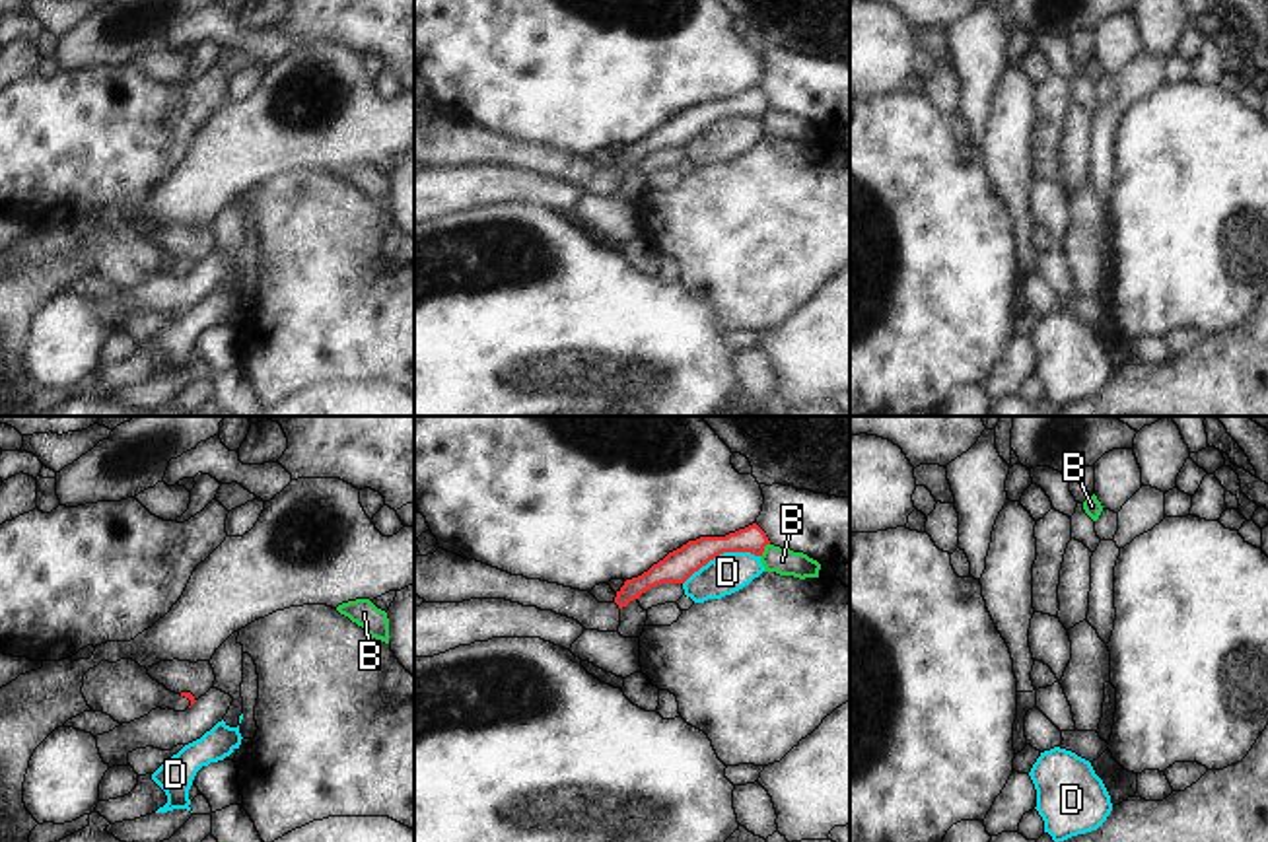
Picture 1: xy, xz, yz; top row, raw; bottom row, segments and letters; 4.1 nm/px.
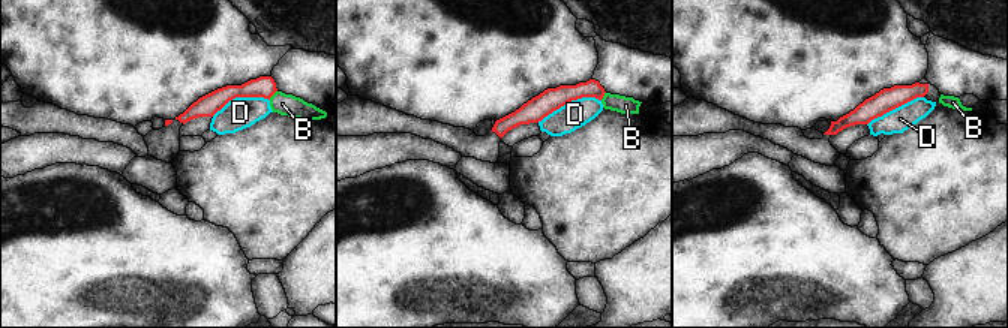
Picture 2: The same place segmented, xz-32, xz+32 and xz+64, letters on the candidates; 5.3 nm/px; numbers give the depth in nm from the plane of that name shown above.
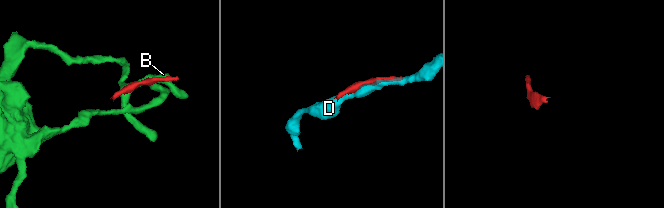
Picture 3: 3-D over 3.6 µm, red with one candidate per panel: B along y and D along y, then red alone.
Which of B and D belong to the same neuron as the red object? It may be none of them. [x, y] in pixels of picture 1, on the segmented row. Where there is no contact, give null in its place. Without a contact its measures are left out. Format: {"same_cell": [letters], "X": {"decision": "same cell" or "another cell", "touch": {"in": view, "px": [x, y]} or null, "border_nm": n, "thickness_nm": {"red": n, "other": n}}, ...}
{"same_cell": [], "B": {"decision": "another cell", "touch": {"in": "xz", "px": [763, 551]}, "border_nm": 70, "thickness_nm": {"red": 110, "other": 110}}, "D": {"decision": "another cell", "touch": {"in": "xz", "px": [720, 553]}, "border_nm": 340, "thickness_nm": {"red": 140, "other": 160}}}

